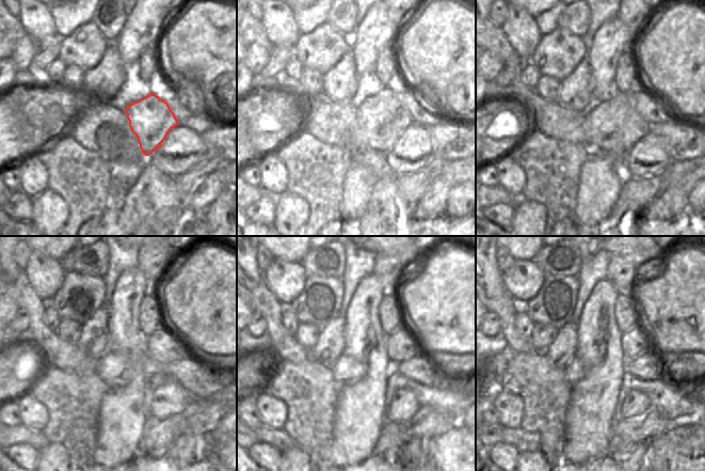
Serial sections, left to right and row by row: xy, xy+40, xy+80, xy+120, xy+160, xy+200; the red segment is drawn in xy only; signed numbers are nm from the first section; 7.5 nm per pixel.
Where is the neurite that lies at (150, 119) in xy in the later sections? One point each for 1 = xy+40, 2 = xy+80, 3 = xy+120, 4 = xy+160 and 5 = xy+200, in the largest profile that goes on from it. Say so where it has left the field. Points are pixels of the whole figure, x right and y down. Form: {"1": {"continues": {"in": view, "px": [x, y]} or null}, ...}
{"1": {"continues": {"in": "xy+40", "px": [383, 120]}}, "2": {"continues": {"in": "xy+80", "px": [613, 126]}}, "3": {"continues": {"in": "xy+120", "px": [115, 369]}}, "4": {"continues": {"in": "xy+160", "px": [346, 370]}}, "5": {"continues": {"in": "xy+200", "px": [575, 371]}}}

